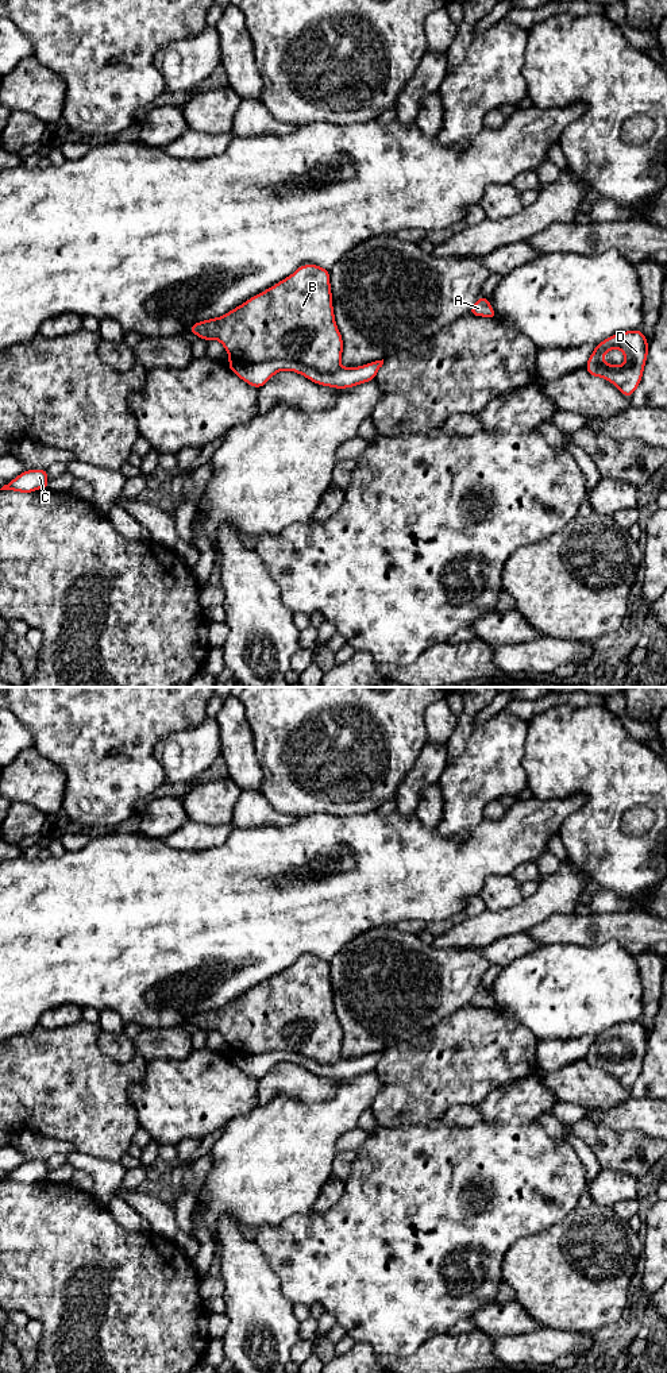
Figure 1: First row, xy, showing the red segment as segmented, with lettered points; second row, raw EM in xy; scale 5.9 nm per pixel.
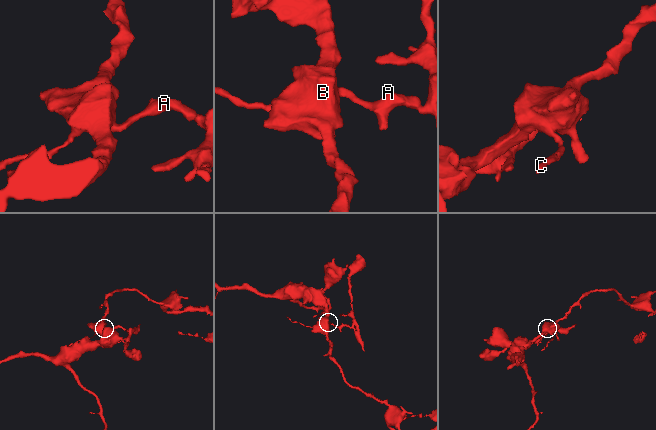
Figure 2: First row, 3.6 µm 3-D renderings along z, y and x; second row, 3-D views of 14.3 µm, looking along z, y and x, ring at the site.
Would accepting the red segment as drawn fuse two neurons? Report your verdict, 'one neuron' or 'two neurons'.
two neurons

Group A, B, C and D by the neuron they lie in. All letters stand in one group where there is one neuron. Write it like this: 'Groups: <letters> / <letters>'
Groups: A C D / B

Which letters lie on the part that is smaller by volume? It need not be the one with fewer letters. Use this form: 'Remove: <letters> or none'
Remove: A, C, D

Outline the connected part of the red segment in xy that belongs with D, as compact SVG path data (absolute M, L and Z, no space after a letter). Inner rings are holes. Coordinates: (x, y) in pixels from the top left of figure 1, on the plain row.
M639 1021L613 1026L598 1034L590 1046L586 1061L593 1068L612 1073L624 1087L632 1088L643 1069L648 1046L648 1033ZM618 1040L625 1046L622 1057L604 1053L604 1046Z

